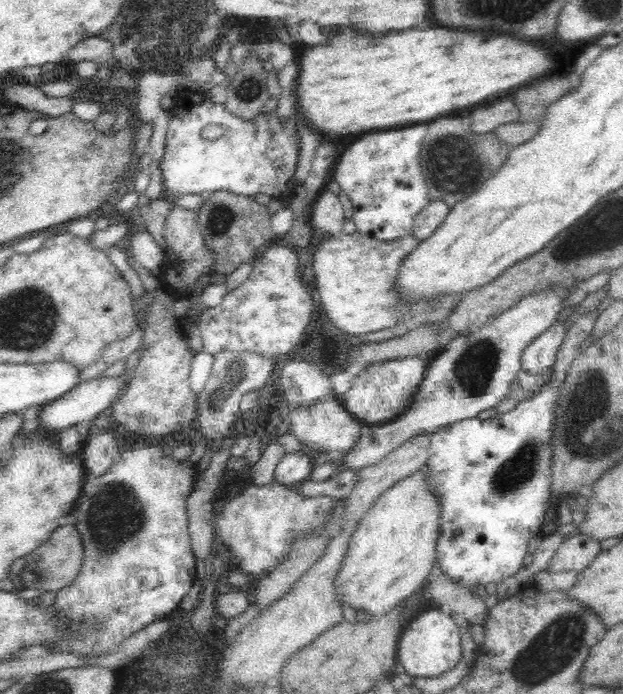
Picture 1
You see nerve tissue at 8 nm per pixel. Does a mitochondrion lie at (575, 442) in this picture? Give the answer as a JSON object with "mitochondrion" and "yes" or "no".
{"mitochondrion":"yes"}

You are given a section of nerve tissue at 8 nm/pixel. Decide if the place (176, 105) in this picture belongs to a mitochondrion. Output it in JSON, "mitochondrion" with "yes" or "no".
{"mitochondrion":"no"}

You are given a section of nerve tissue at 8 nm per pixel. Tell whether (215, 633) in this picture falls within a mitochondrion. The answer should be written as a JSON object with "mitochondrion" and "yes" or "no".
{"mitochondrion":"no"}

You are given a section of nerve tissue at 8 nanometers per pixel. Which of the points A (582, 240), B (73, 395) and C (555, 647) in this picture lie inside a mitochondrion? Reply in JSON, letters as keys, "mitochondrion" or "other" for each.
{"A":"mitochondrion","B":"other","C":"mitochondrion"}

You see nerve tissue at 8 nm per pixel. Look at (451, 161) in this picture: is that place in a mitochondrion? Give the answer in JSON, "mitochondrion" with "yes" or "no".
{"mitochondrion":"yes"}

